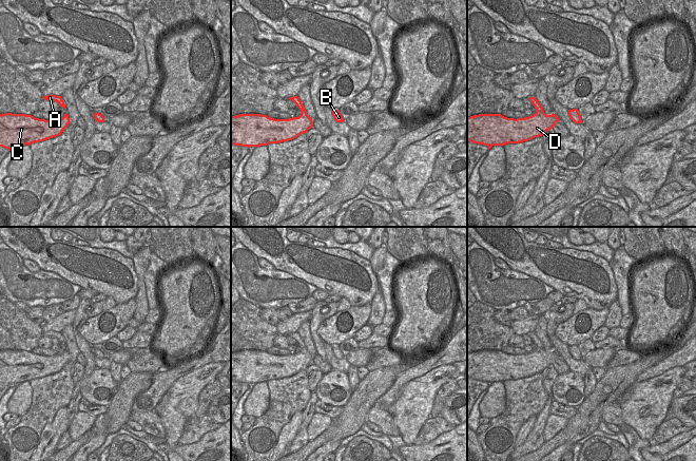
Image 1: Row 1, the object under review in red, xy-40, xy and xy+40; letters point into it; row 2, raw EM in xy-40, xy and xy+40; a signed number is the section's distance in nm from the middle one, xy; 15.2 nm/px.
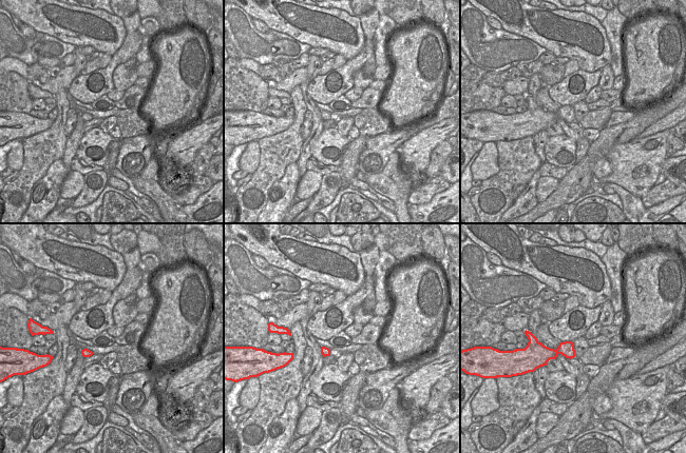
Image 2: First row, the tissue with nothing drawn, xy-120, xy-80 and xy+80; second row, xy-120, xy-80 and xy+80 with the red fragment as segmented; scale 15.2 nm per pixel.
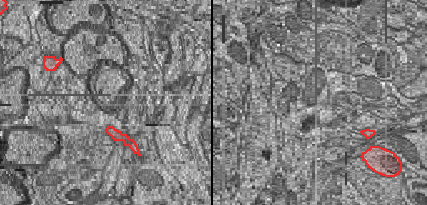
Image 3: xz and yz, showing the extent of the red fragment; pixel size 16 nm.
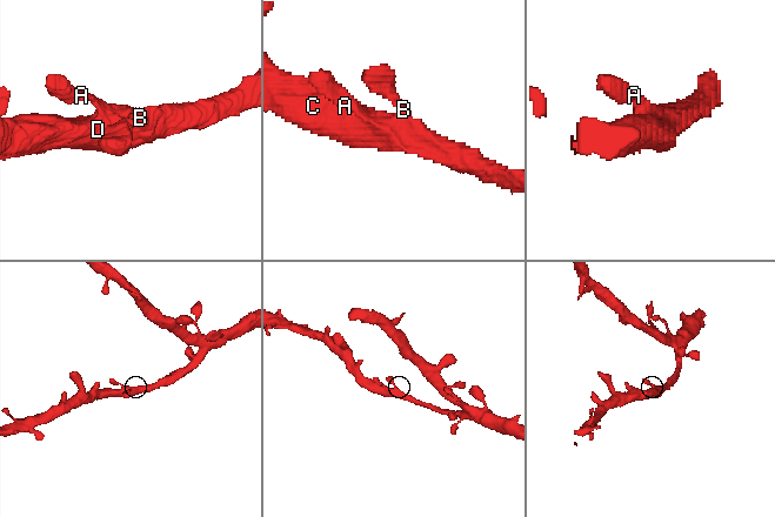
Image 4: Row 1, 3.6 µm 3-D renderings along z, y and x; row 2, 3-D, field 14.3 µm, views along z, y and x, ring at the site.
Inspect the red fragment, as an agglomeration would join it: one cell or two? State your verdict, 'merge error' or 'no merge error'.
no merge error

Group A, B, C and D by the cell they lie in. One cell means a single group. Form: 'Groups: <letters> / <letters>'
Groups: A B C D.

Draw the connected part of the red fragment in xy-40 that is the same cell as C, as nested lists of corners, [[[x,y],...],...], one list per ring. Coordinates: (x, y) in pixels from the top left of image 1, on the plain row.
[[[47,331],[42,332],[42,335],[56,338],[65,346],[64,352],[61,356],[45,357],[25,350],[0,350],[0,383],[11,387],[59,372],[63,368],[70,354],[61,332]]]

